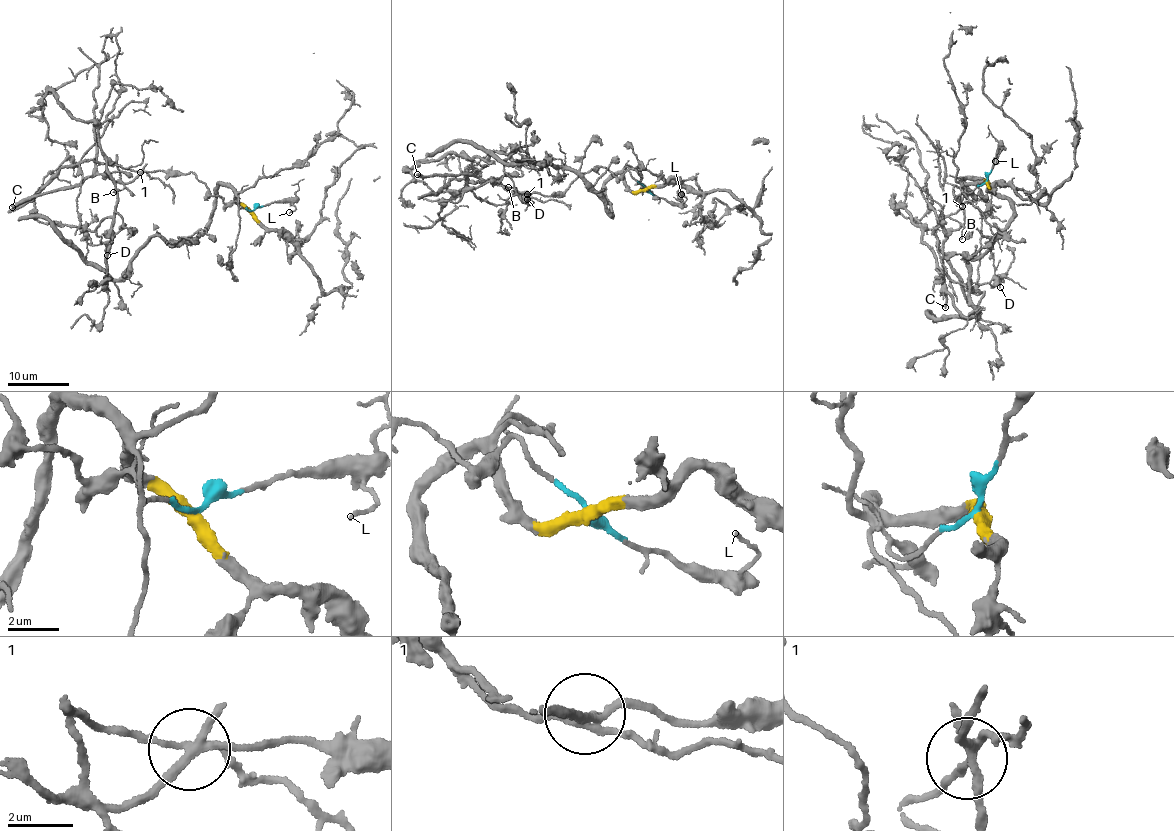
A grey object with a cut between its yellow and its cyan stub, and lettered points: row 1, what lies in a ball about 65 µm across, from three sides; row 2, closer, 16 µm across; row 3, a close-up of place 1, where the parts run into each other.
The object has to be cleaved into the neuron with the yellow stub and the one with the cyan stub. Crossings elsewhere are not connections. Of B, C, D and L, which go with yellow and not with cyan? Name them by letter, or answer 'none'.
D

